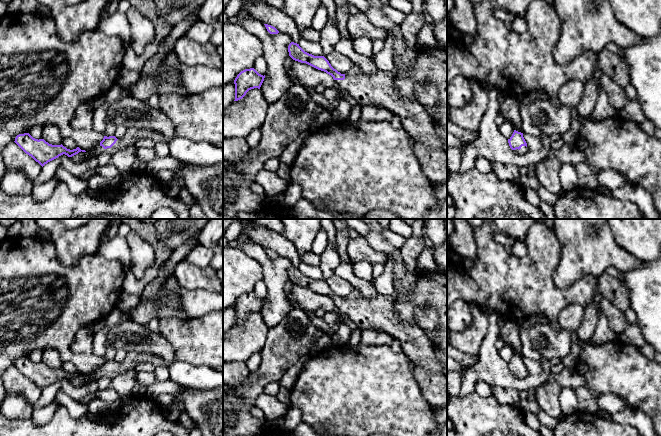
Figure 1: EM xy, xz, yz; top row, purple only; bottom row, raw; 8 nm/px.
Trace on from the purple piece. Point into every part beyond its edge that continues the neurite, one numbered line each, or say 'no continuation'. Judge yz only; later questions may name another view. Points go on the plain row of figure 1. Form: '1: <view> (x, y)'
1: yz (524, 373)

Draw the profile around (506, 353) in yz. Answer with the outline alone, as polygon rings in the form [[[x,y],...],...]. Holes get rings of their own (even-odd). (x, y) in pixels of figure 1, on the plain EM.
[[[505,345],[500,351],[499,351],[500,357],[502,358],[504,363],[510,363],[514,356],[514,350],[508,346]]]

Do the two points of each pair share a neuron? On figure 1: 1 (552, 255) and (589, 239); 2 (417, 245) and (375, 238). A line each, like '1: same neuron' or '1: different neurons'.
1: different neurons
2: different neurons

